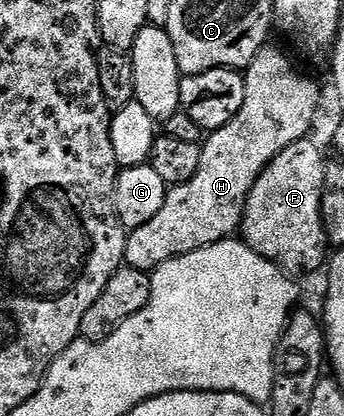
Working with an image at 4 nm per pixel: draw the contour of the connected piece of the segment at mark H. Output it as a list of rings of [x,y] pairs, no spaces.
[[[273,44],[263,46],[262,51],[252,60],[252,64],[247,66],[245,71],[246,83],[244,84],[244,104],[240,108],[240,112],[236,112],[236,116],[232,116],[232,120],[228,120],[228,124],[224,124],[224,128],[213,131],[201,143],[202,155],[200,156],[200,168],[196,168],[196,176],[192,176],[192,180],[188,180],[179,186],[171,186],[166,191],[166,199],[164,200],[164,208],[160,208],[160,212],[156,212],[156,216],[152,216],[152,220],[148,220],[148,224],[144,224],[140,228],[129,231],[126,239],[126,260],[125,265],[153,272],[158,267],[163,266],[168,260],[184,256],[188,252],[196,252],[200,248],[208,248],[217,242],[223,242],[225,238],[237,235],[242,225],[242,217],[244,216],[244,208],[248,196],[252,192],[252,184],[256,184],[256,180],[260,176],[260,172],[264,172],[264,168],[268,168],[268,164],[272,160],[276,160],[276,156],[280,156],[280,152],[284,152],[284,148],[288,148],[288,144],[296,144],[301,138],[307,137],[314,126],[314,117],[318,114],[318,86],[306,74],[301,74],[294,67],[294,62],[282,50],[277,50]]]

